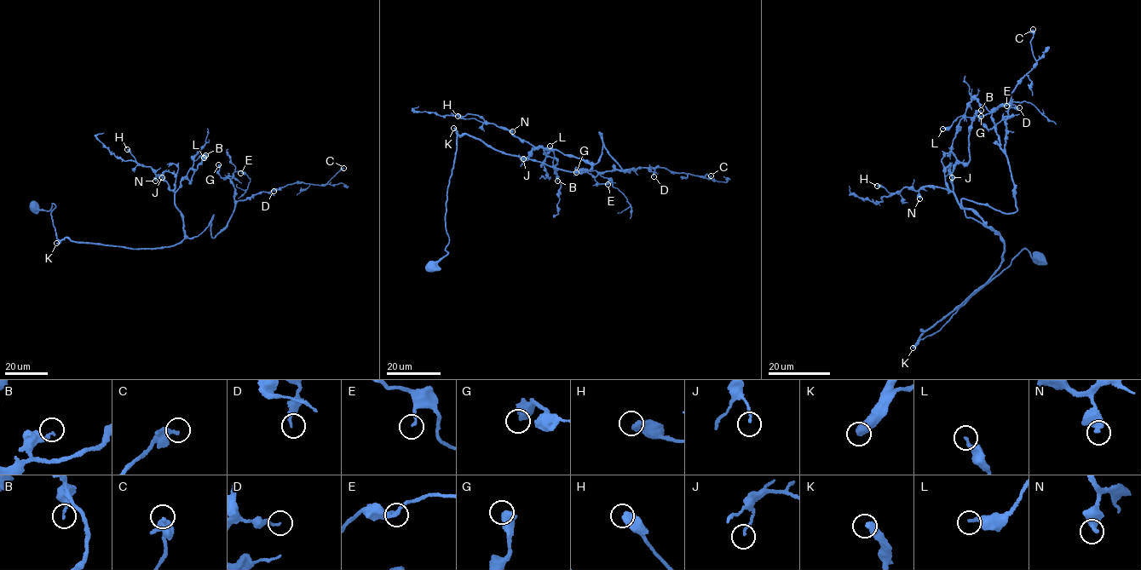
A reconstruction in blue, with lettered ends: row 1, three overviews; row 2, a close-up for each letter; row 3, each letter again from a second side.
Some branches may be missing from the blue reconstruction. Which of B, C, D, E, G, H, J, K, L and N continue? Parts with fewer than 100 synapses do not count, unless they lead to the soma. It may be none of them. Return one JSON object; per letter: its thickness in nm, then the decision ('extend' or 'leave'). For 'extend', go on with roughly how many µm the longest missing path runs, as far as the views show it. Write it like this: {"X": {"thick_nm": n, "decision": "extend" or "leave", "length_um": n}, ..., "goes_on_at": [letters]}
{"B": {"thick_nm": 200, "decision": "leave"}, "C": {"thick_nm": 400, "decision": "leave"}, "D": {"thick_nm": 140, "decision": "leave"}, "E": {"thick_nm": 140, "decision": "leave"}, "G": {"thick_nm": 400, "decision": "leave"}, "H": {"thick_nm": 550, "decision": "leave"}, "J": {"thick_nm": 130, "decision": "leave"}, "K": {"thick_nm": 440, "decision": "extend", "length_um": 160}, "L": {"thick_nm": 320, "decision": "leave"}, "N": {"thick_nm": 480, "decision": "leave"}, "goes_on_at": ["K"]}

